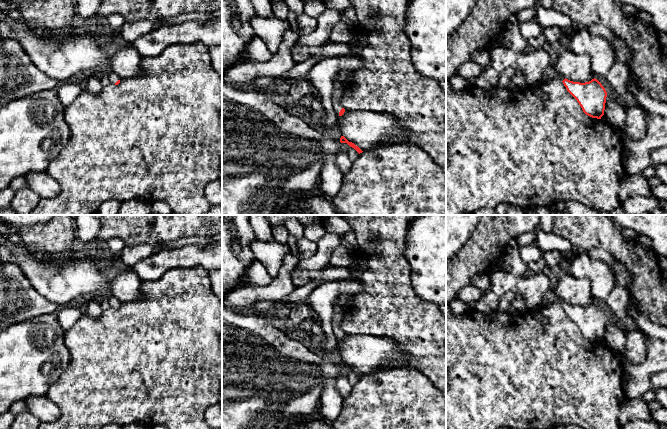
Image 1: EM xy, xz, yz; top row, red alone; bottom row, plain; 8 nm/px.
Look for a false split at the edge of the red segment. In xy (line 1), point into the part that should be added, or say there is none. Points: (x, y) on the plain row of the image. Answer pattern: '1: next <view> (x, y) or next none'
1: next xy (113, 301)

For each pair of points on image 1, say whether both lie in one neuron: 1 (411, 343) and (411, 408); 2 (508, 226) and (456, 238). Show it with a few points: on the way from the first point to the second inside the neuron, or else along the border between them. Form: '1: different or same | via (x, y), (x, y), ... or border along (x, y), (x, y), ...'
1: different | border along (415, 367), (432, 383)
2: different | border along (477, 225), (471, 237), (456, 253)

